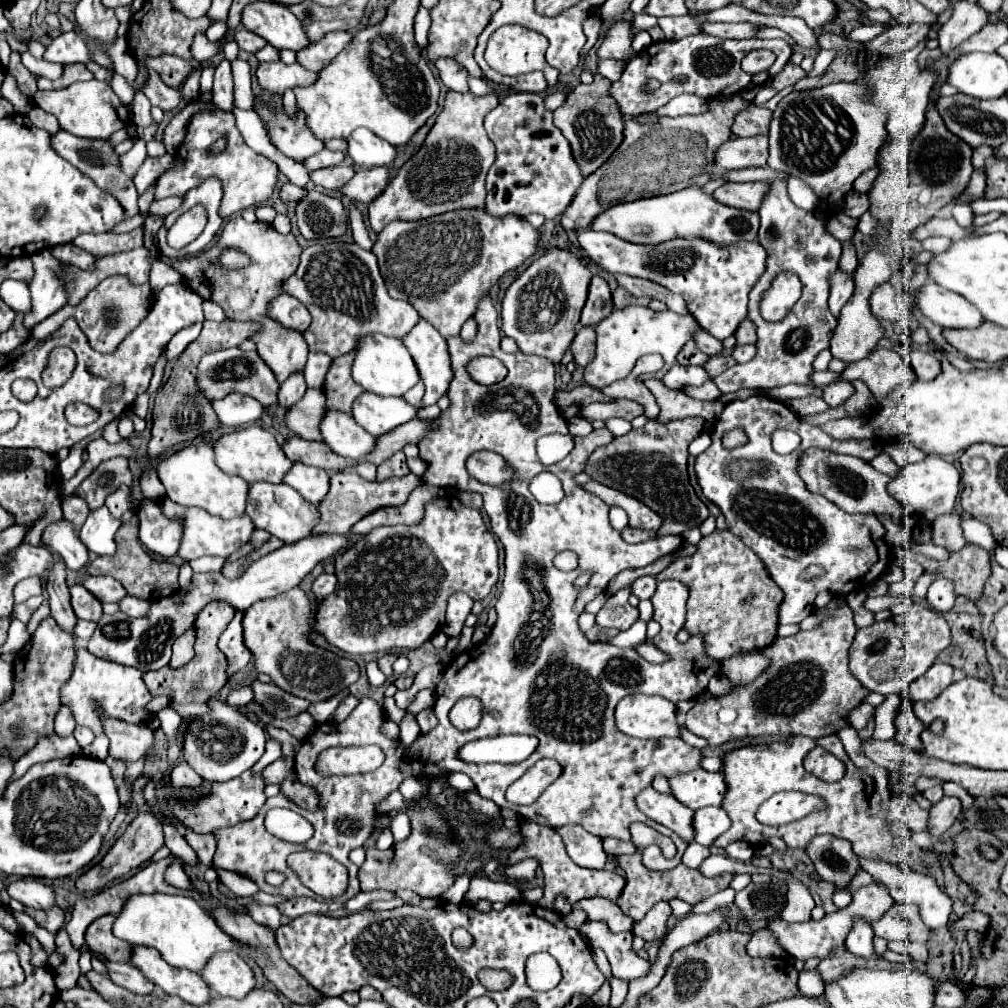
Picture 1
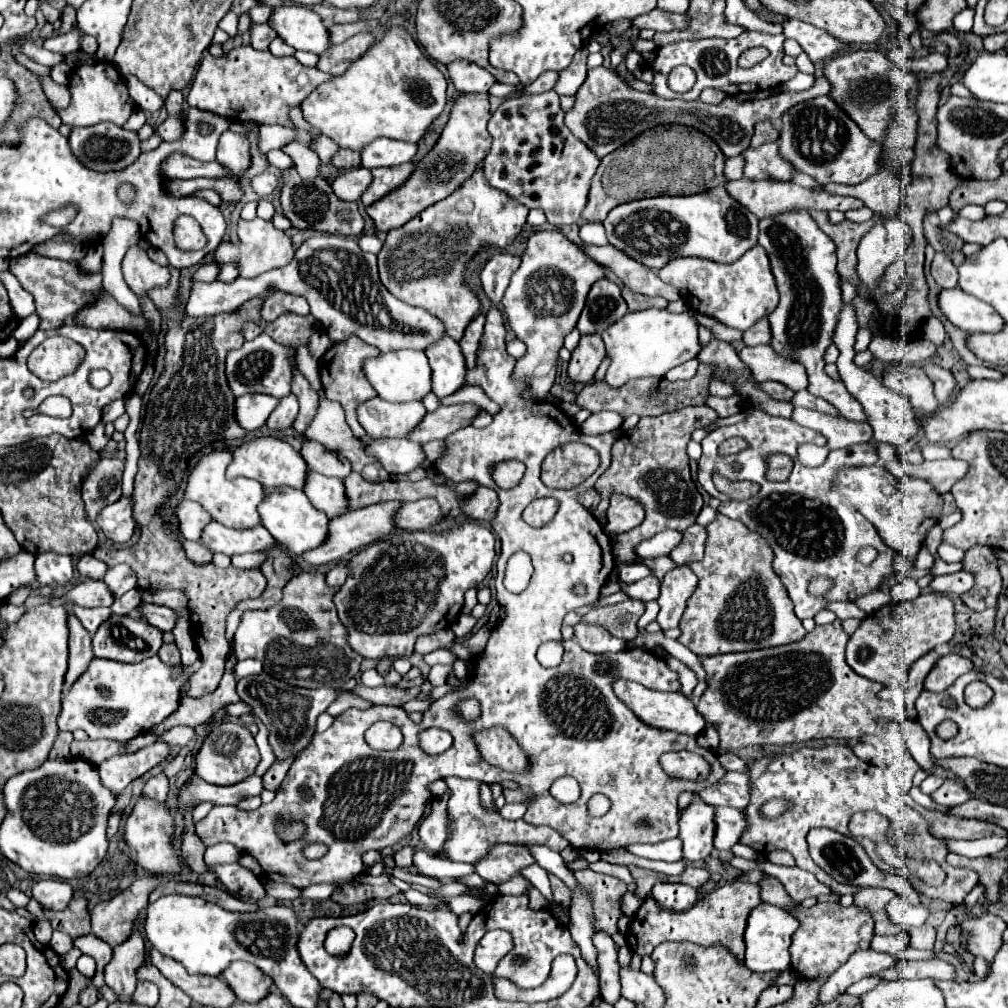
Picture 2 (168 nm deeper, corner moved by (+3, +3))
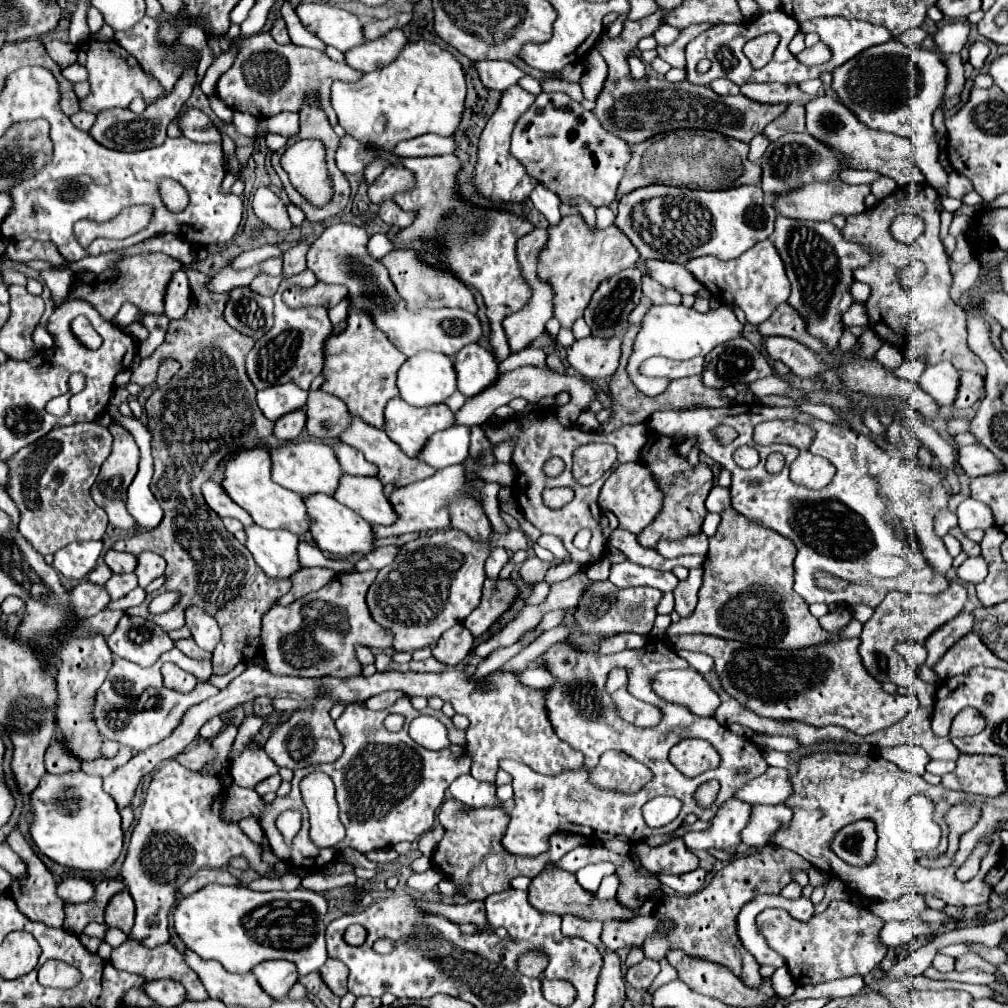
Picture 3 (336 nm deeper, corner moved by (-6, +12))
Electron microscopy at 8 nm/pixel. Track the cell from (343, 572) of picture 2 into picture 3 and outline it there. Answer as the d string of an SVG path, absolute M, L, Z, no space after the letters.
M383 546L383 548L377 548L375 552L369 552L367 556L363 556L361 560L355 562L355 570L363 572L363 570L377 570L377 568L387 566L391 562L391 558L395 558L397 548L399 546Z

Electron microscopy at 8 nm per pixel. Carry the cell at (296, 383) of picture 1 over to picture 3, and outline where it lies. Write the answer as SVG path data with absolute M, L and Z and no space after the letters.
M293 410L293 412L287 412L285 416L281 416L277 422L275 422L275 438L281 440L281 442L287 442L287 440L295 440L299 436L299 432L305 428L305 410Z

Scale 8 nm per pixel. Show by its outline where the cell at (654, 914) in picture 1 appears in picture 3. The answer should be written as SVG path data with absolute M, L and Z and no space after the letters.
M765 846L763 852L755 852L751 856L741 856L741 858L731 860L711 878L707 888L703 888L701 892L693 896L667 896L659 902L653 916L659 918L661 924L669 922L669 928L665 936L661 932L655 932L653 936L645 940L643 944L645 956L653 960L661 960L665 958L665 952L669 948L681 948L681 950L687 950L687 954L691 956L699 956L699 958L731 968L735 976L739 976L743 984L751 988L755 984L761 984L759 964L739 942L735 918L739 910L747 902L751 902L755 896L779 894L781 888L785 888L791 880L789 868L807 870L807 866L811 864L801 860L799 854L783 850L783 848L773 848L773 846Z

